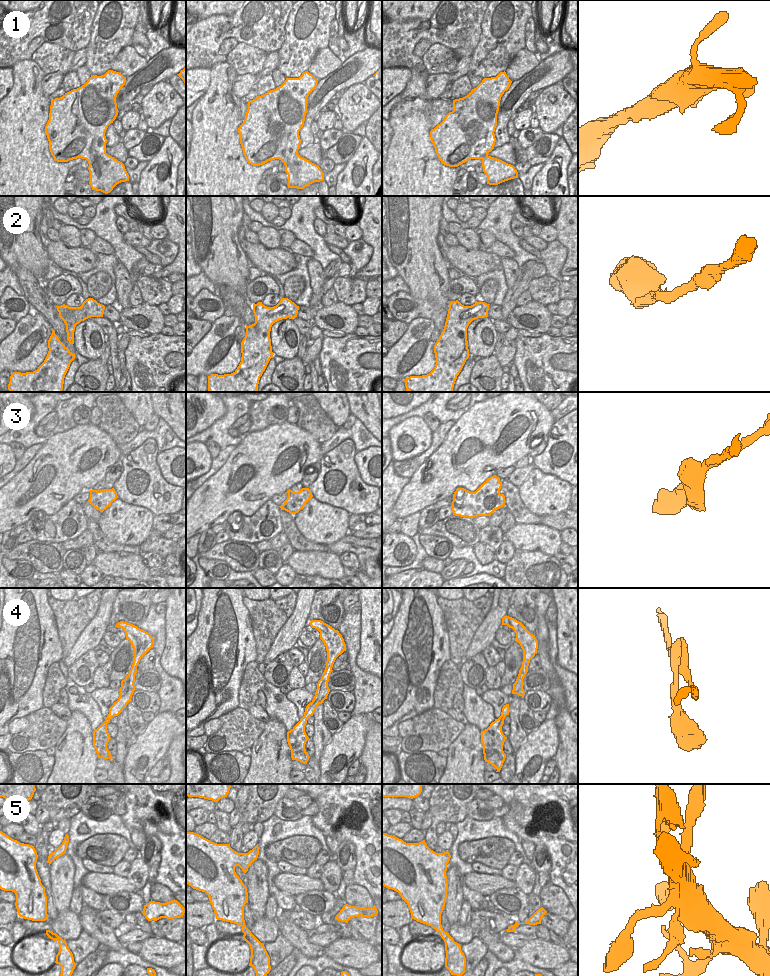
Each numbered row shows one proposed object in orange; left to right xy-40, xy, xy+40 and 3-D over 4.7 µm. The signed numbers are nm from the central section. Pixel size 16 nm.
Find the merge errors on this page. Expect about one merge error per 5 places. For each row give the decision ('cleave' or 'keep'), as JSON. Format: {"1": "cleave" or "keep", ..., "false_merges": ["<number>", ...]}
{"1": "keep", "2": "keep", "3": "cleave", "4": "keep", "5": "keep", "false_merges": ["3"]}

